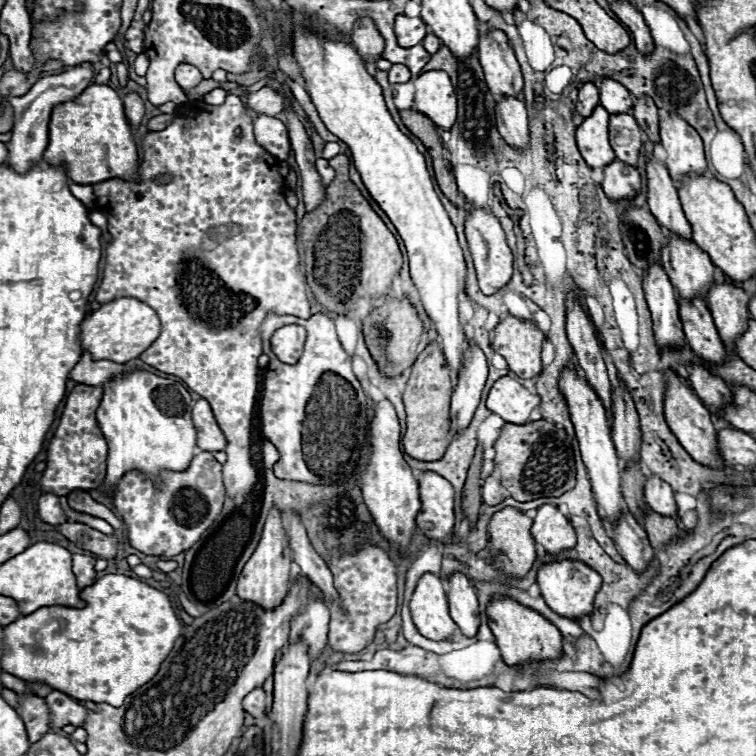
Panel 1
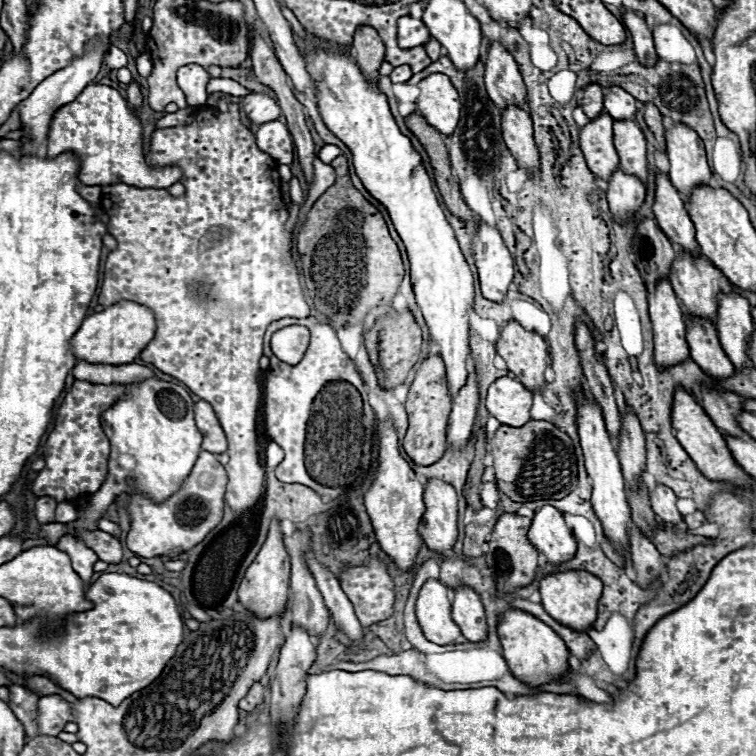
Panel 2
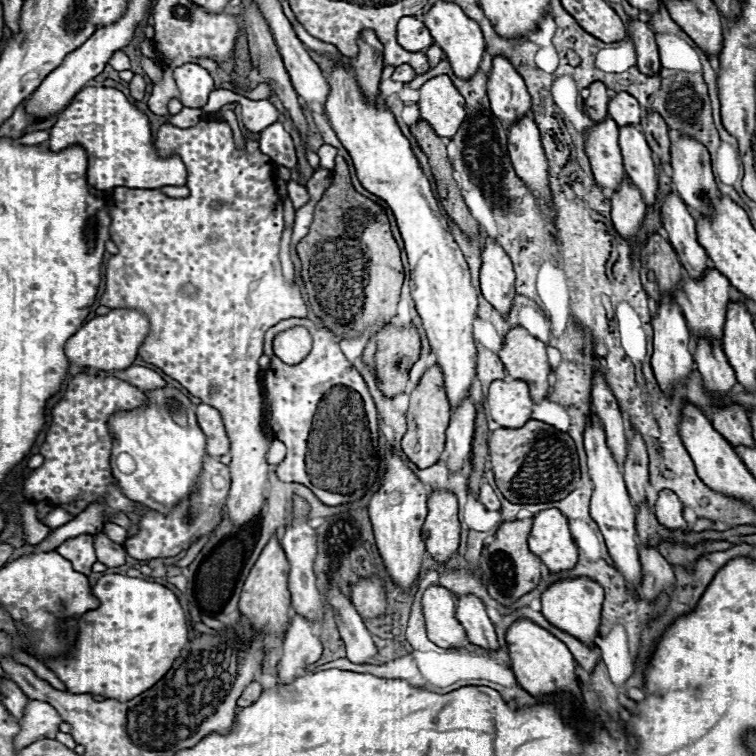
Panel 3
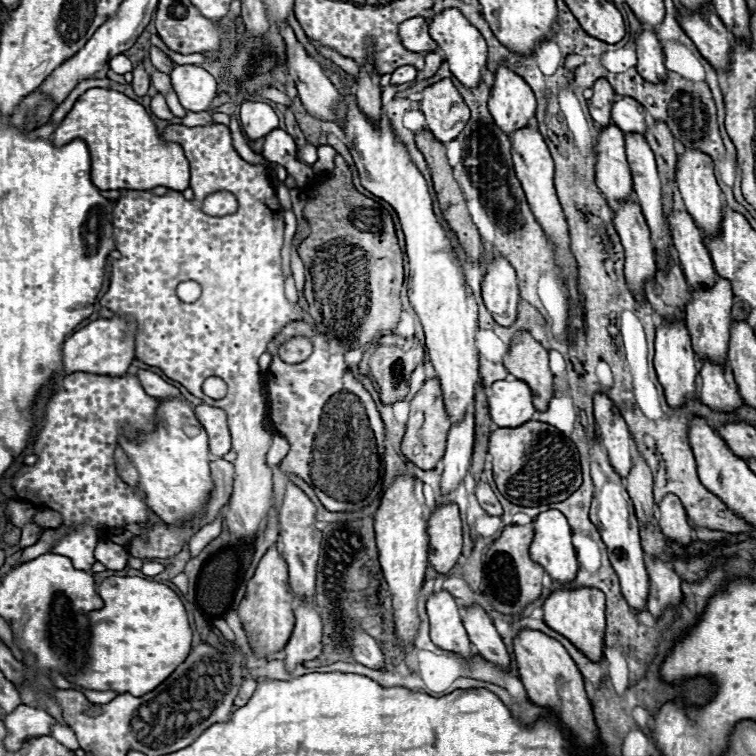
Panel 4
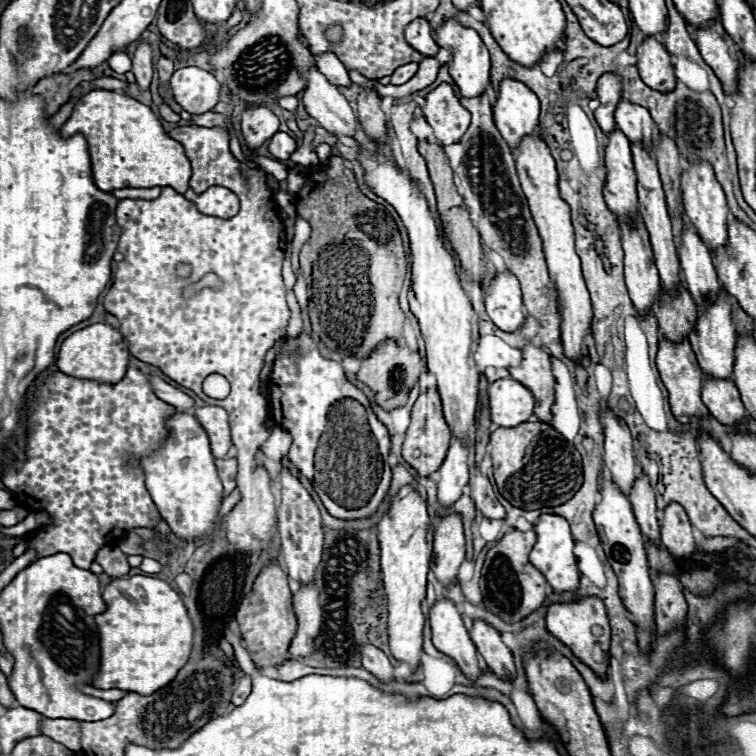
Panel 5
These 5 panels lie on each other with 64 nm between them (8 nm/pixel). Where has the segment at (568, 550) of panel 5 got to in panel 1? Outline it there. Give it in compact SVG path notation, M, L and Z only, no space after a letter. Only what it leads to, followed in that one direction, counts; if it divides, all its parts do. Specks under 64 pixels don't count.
M544 504L538 508L538 514L534 518L534 524L530 528L534 540L544 546L544 550L558 558L562 550L568 550L576 546L576 532L572 524L560 514L558 508Z

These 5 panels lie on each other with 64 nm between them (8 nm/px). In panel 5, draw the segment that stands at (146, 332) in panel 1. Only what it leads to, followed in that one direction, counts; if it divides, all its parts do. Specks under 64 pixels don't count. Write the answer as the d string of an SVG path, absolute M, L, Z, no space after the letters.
M92 324L88 328L82 328L74 334L70 334L58 352L56 366L66 376L78 378L78 380L96 380L102 384L116 384L124 378L128 368L128 346L124 338L120 336L118 328L112 328L110 324Z

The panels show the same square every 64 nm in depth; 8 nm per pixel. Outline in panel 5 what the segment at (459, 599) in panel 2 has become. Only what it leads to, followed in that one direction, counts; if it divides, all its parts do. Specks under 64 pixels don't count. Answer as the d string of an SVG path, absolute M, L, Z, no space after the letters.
M478 620L470 628L470 636L480 652L480 656L486 660L488 668L502 680L514 680L516 678L516 664L514 656L508 650L508 646L502 642L500 634L488 626L486 622Z

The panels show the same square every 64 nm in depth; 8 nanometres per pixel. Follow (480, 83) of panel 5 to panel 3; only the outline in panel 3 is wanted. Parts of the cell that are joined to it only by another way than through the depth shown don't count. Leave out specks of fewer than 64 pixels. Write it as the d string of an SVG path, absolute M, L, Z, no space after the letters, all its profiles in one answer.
M438 2L436 6L432 6L432 10L428 14L424 14L424 22L426 22L426 28L430 30L434 42L444 50L446 60L450 62L454 74L462 80L470 80L476 74L476 70L482 62L482 56L484 56L484 48L486 48L478 24L474 20L470 20L462 12L460 6L450 4L450 2Z

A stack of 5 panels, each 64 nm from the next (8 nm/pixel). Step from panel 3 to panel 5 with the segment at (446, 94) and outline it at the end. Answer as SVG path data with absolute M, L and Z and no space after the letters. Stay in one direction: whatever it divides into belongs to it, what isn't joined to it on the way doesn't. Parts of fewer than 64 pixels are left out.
M440 84L426 96L424 118L432 126L436 138L442 146L460 142L470 124L470 112L462 108L452 86Z

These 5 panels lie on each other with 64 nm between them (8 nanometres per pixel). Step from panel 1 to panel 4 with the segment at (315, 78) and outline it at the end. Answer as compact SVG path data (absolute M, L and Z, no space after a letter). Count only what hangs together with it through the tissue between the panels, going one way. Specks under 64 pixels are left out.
M346 96L344 104L348 106L348 116L342 124L342 130L348 138L348 148L360 172L362 186L374 196L386 200L400 218L410 262L408 298L424 326L428 356L442 386L448 418L452 424L458 424L474 404L474 386L480 378L478 350L474 342L478 326L476 300L472 296L472 290L464 282L460 260L432 210L428 184L410 162L406 148L396 138L388 120L384 120L382 126L374 128L374 124L358 110L356 104L350 104Z

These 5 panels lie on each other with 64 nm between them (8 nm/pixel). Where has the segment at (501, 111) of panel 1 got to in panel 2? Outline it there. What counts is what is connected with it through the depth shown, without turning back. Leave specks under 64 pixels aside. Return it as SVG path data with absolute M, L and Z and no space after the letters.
M510 106L502 114L502 136L522 172L534 174L540 170L540 152L534 142L534 126L528 110Z

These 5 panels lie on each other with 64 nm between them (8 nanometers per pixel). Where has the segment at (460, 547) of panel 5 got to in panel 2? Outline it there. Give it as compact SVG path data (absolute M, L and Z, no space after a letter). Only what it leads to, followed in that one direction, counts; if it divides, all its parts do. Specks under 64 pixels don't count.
M430 480L424 490L426 512L420 522L420 536L426 546L442 554L452 550L458 540L458 496L454 488L440 480Z

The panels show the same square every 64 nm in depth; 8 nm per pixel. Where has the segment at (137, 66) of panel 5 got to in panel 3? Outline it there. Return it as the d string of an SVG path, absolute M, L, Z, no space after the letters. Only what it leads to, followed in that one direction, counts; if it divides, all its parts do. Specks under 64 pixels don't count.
M134 74L132 82L130 82L130 94L134 100L142 100L144 98L144 90L146 90L146 80L142 74Z

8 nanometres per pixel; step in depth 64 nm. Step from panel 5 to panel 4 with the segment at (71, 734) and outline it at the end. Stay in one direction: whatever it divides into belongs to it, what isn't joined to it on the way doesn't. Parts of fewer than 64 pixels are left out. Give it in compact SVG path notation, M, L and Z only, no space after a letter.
M56 722L56 724L52 724L52 728L50 728L50 736L52 736L54 740L62 742L62 746L66 746L68 750L78 750L78 748L80 748L74 730L72 730L66 722Z

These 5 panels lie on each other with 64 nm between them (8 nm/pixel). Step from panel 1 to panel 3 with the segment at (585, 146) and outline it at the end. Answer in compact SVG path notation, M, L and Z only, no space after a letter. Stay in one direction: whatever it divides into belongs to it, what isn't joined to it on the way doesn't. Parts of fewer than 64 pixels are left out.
M612 118L590 128L586 136L586 154L598 186L616 192L626 178L626 170L618 144L618 126Z

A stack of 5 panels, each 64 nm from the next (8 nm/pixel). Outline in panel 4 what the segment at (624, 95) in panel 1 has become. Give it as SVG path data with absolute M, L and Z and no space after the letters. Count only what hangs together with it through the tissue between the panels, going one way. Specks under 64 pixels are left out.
M618 98L612 106L612 122L626 134L646 134L646 110L634 98Z

